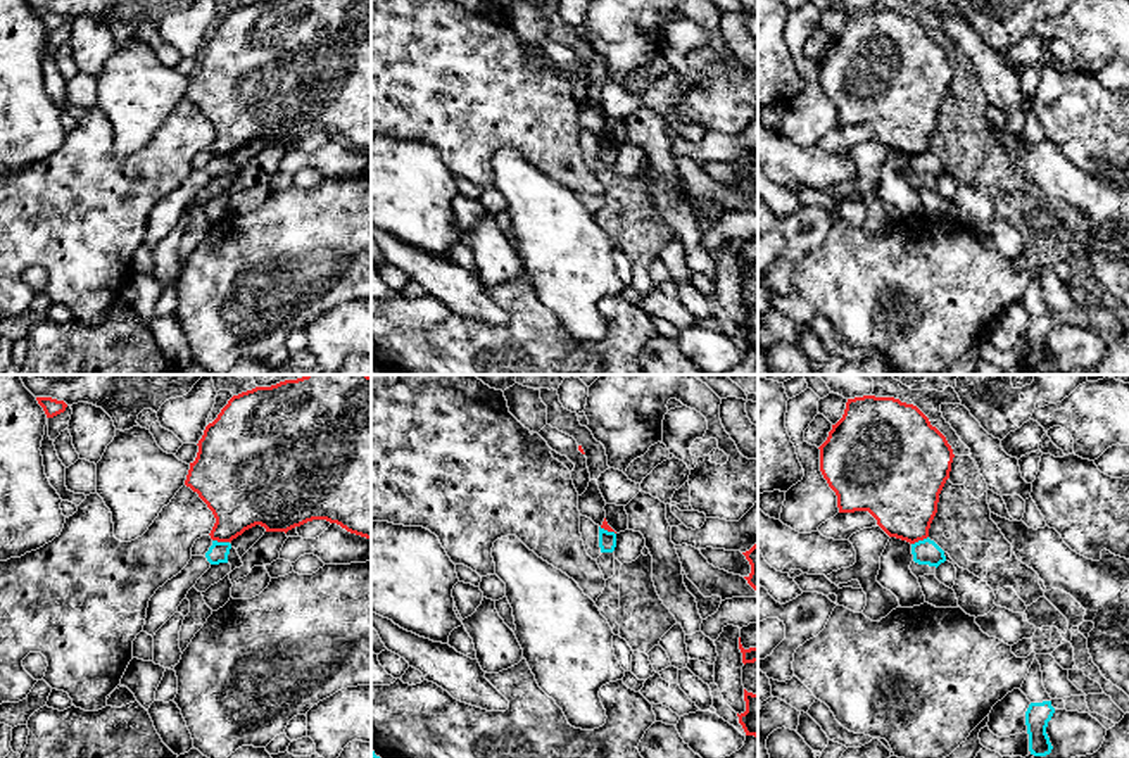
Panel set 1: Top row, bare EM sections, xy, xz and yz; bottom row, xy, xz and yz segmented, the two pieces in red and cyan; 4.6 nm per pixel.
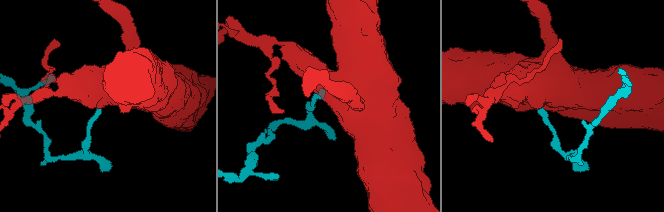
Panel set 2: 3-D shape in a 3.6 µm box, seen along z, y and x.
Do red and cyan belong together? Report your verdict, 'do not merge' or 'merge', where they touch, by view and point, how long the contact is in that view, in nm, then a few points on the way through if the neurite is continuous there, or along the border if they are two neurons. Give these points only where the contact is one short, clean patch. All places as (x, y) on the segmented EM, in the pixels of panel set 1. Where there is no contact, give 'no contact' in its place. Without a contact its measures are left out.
do not merge; contact xy (221, 541); length 80 nm; border xy (213, 539), (228, 543)

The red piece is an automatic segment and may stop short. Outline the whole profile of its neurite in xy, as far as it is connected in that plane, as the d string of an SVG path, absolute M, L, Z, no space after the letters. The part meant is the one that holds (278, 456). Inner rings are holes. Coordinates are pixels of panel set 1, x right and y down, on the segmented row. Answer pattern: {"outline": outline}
{"outline": "M306 375L271 387L233 395L199 440L199 452L185 480L212 511L211 539L231 542L261 525L266 532L288 532L312 520L337 523L371 539L371 376Z"}

